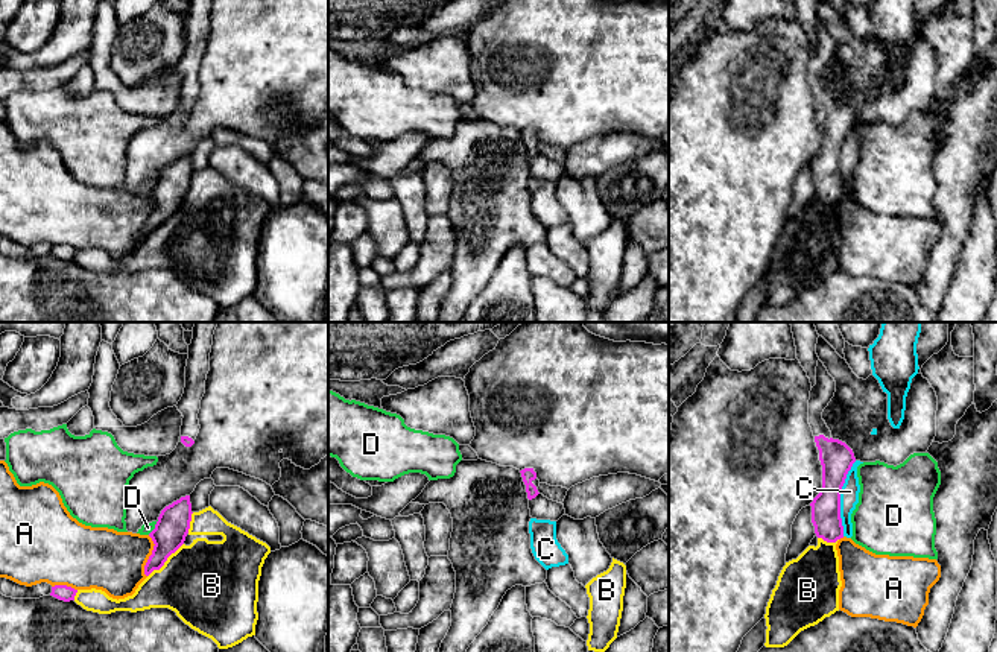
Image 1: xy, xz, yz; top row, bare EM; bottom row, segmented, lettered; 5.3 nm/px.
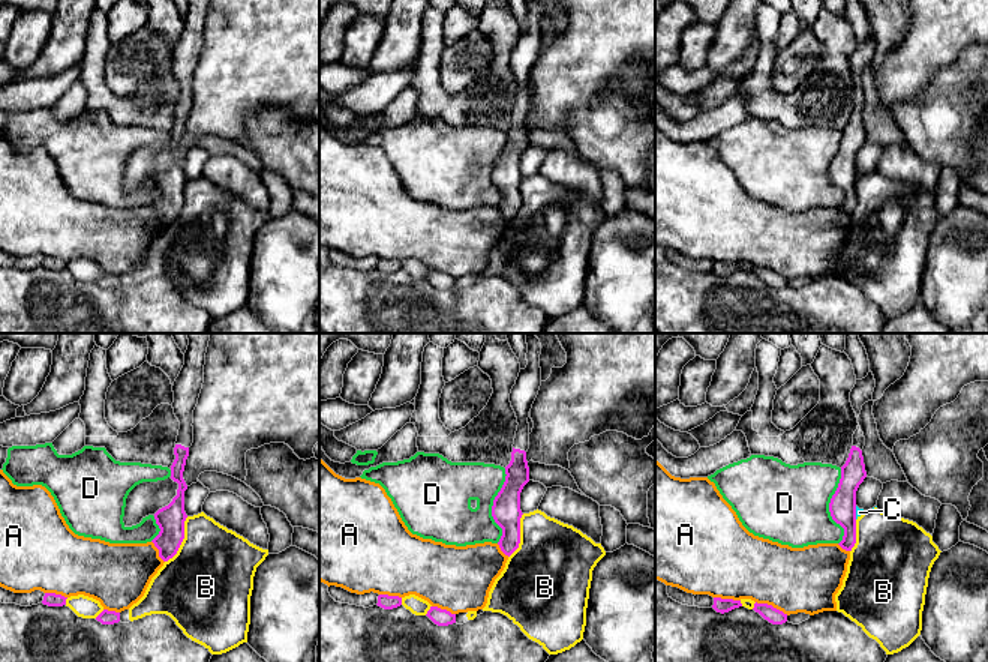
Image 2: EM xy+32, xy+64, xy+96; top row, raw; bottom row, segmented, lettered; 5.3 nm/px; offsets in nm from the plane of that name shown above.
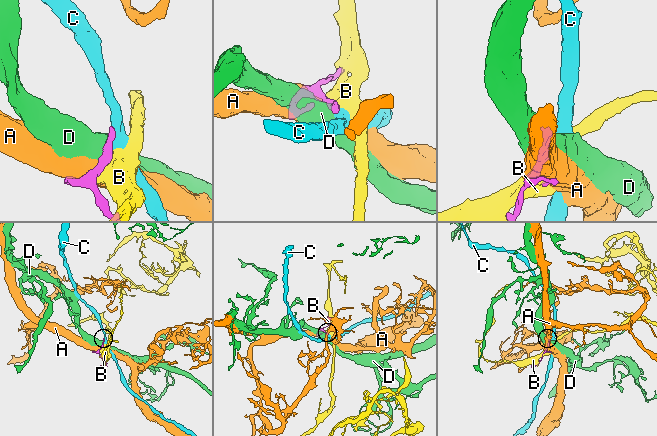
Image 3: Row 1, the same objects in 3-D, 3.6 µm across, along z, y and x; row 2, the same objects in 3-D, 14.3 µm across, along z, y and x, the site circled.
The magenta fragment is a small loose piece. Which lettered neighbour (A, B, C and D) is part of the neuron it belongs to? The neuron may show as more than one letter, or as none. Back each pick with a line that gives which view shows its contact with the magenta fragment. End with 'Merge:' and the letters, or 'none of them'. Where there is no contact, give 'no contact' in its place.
Merge: none of them

